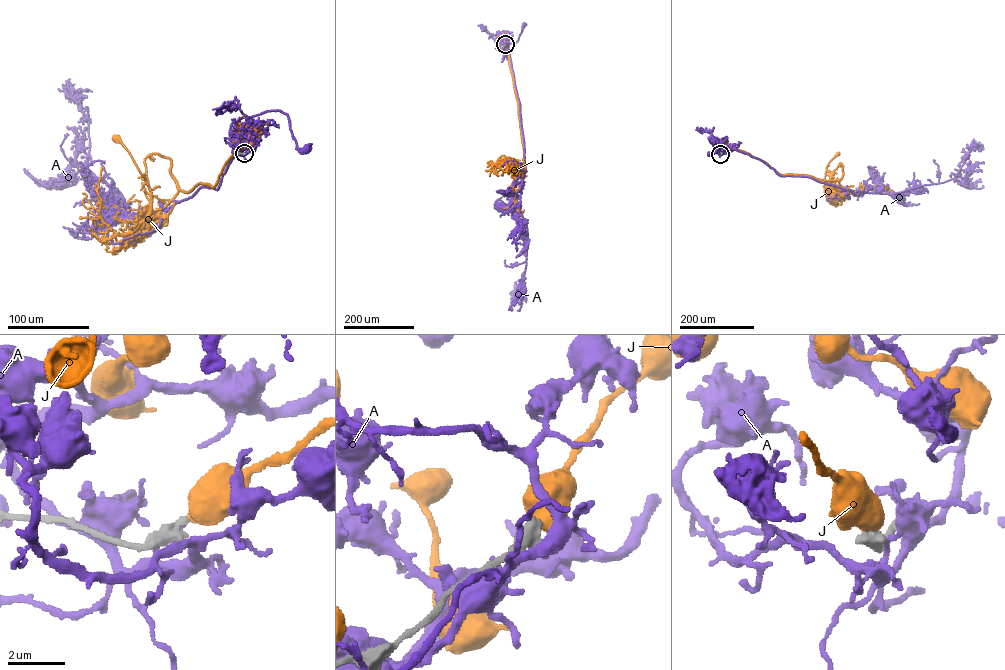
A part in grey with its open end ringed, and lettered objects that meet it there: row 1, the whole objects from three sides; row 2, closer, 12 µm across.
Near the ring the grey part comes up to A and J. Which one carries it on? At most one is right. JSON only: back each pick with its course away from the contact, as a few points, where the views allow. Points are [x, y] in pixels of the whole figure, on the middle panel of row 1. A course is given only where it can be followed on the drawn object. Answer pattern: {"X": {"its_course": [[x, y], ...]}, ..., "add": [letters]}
{"add": []}

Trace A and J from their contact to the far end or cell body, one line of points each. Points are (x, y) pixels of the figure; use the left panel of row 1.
A: (244, 153), (240, 150), (251, 147), (254, 129), (250, 118), (274, 110), (287, 115), (297, 148), (307, 149)
J: (244, 153), (251, 137), (213, 186), (186, 192), (158, 154), (145, 159), (144, 179), (116, 138)

